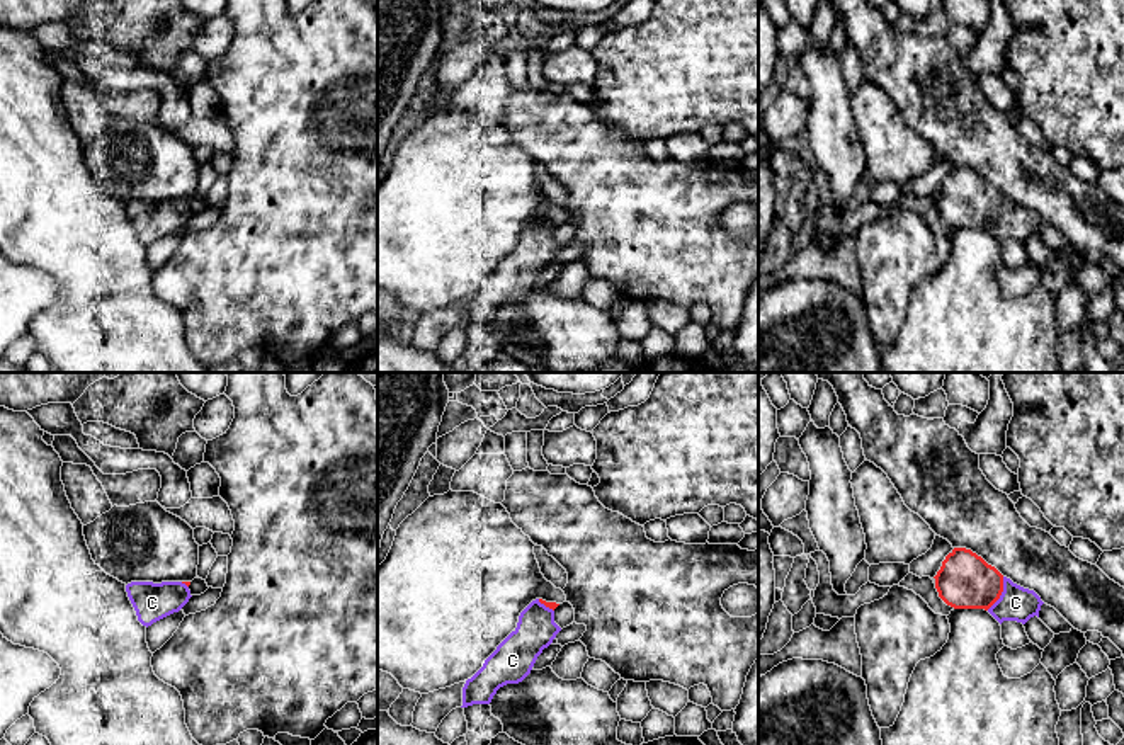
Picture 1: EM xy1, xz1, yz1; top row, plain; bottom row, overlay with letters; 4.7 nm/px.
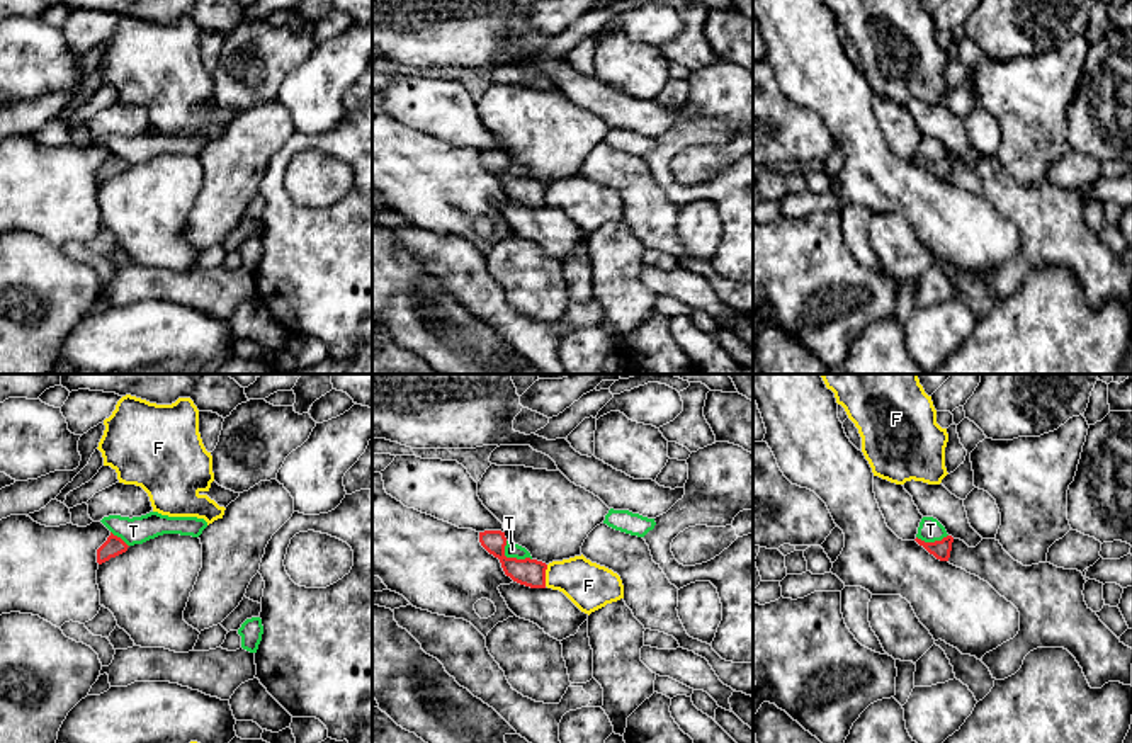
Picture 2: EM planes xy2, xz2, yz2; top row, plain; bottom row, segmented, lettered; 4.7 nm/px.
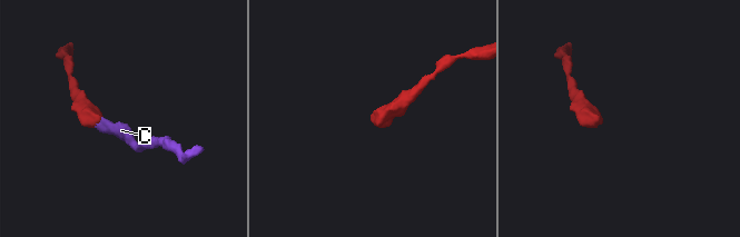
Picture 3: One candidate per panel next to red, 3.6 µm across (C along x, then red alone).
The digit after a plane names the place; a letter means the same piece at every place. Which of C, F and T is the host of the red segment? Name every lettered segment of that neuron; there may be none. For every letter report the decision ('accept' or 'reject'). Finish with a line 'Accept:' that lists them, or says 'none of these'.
C: accept
F: reject
T: reject
Accept: C

